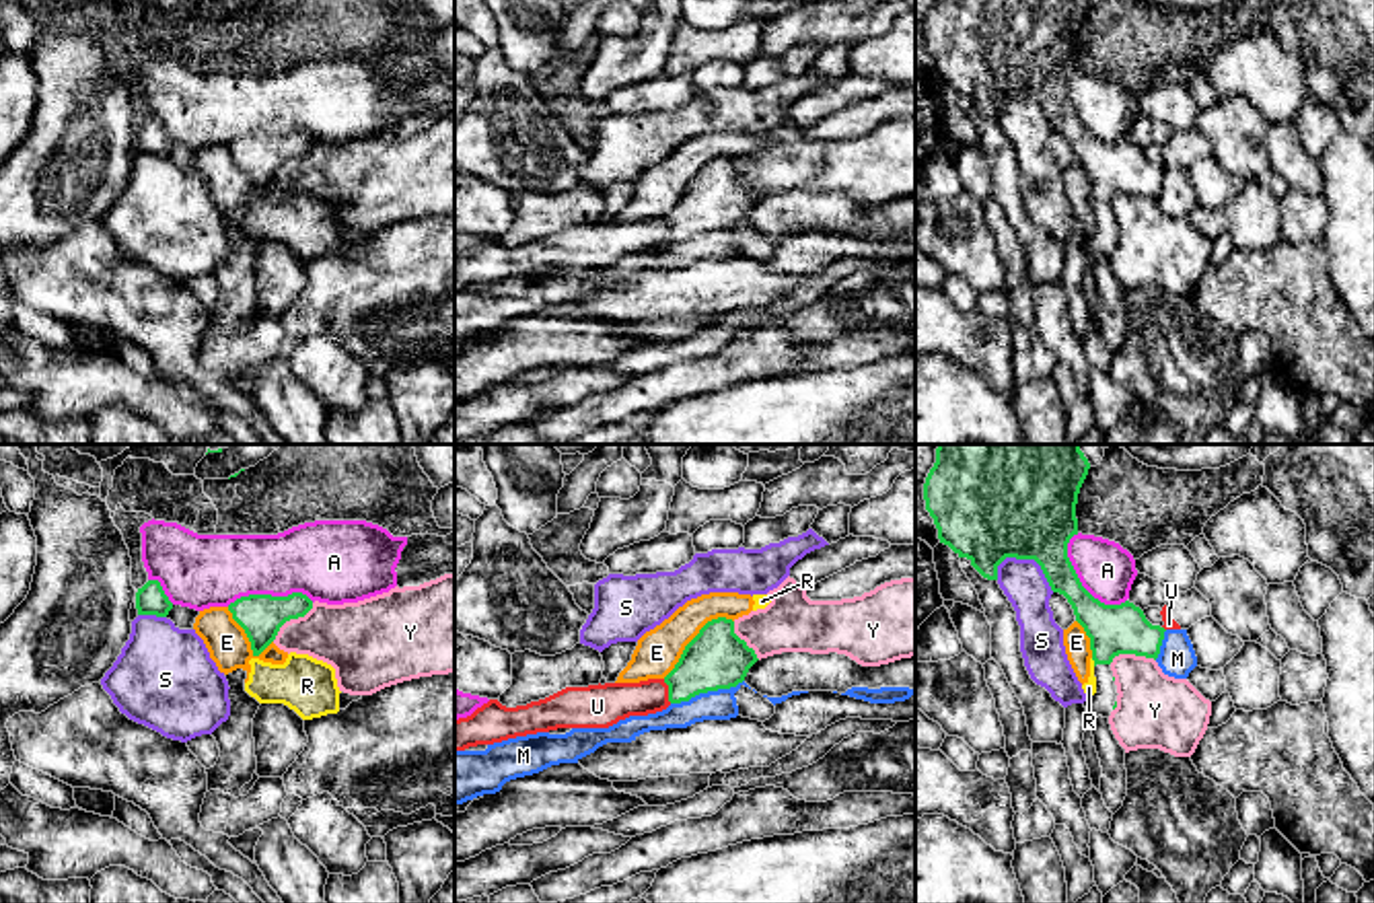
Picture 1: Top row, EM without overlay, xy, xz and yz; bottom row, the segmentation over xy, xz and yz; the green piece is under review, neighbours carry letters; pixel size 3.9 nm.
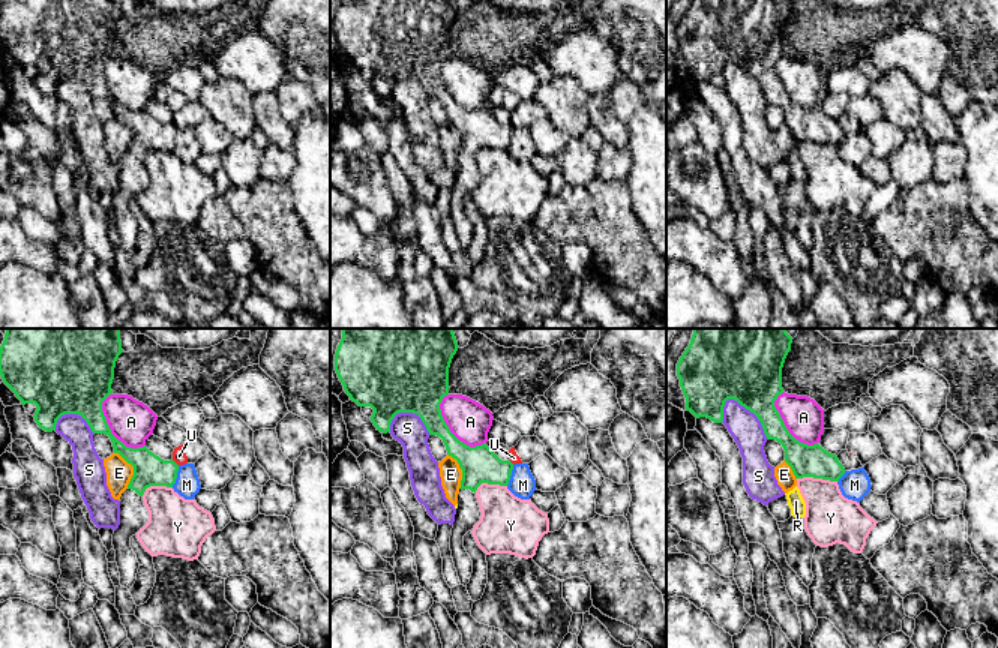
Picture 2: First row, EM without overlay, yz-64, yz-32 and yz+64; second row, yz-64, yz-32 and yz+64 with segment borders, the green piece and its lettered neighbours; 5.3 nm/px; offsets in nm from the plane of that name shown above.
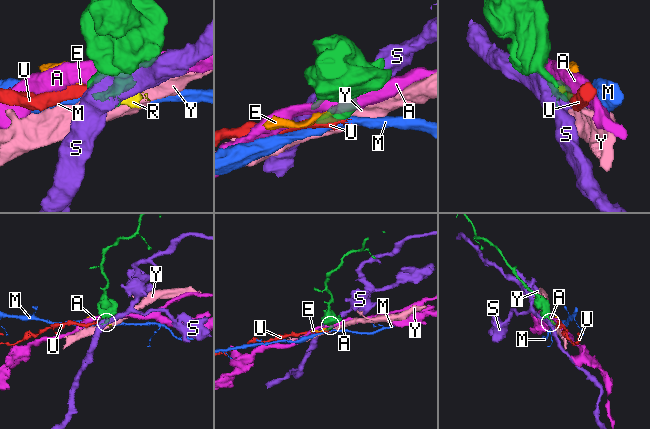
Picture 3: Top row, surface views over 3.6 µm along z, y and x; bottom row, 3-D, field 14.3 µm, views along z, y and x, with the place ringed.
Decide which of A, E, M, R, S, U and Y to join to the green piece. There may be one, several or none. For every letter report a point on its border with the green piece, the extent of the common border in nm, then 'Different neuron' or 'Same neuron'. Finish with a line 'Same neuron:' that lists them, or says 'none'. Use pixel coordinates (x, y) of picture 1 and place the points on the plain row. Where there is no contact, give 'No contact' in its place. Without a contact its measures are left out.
A: Touches green at yz (1078, 120). Shared border 340 nm. Different neuron
E: Touches green at xz (694, 177). Shared border 360 nm. Different neuron
M: Touches green at xz (706, 231). Shared border 300 nm. Different neuron
R: Touches green at yz (1095, 202). Shared border 40 nm. Different neuron
S: Touches green at yz (1031, 97). Shared border 260 nm. Different neuron
U: Touches green at xz (669, 231). Shared border 100 nm. Different neuron
Y: Touches green at xy (291, 157). Shared border 220 nm. Different neuron
Same neuron: none

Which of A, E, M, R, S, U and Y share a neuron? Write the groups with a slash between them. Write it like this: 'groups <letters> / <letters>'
groups A / E R / M / S / U / Y

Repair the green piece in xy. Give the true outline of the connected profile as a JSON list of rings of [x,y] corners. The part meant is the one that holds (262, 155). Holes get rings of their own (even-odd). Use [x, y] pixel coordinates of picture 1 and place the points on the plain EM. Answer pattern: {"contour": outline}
{"contour": [[[302,132],[288,136],[249,134],[228,144],[232,158],[245,169],[253,195],[259,195],[278,175],[280,167],[304,156],[313,140]]]}

